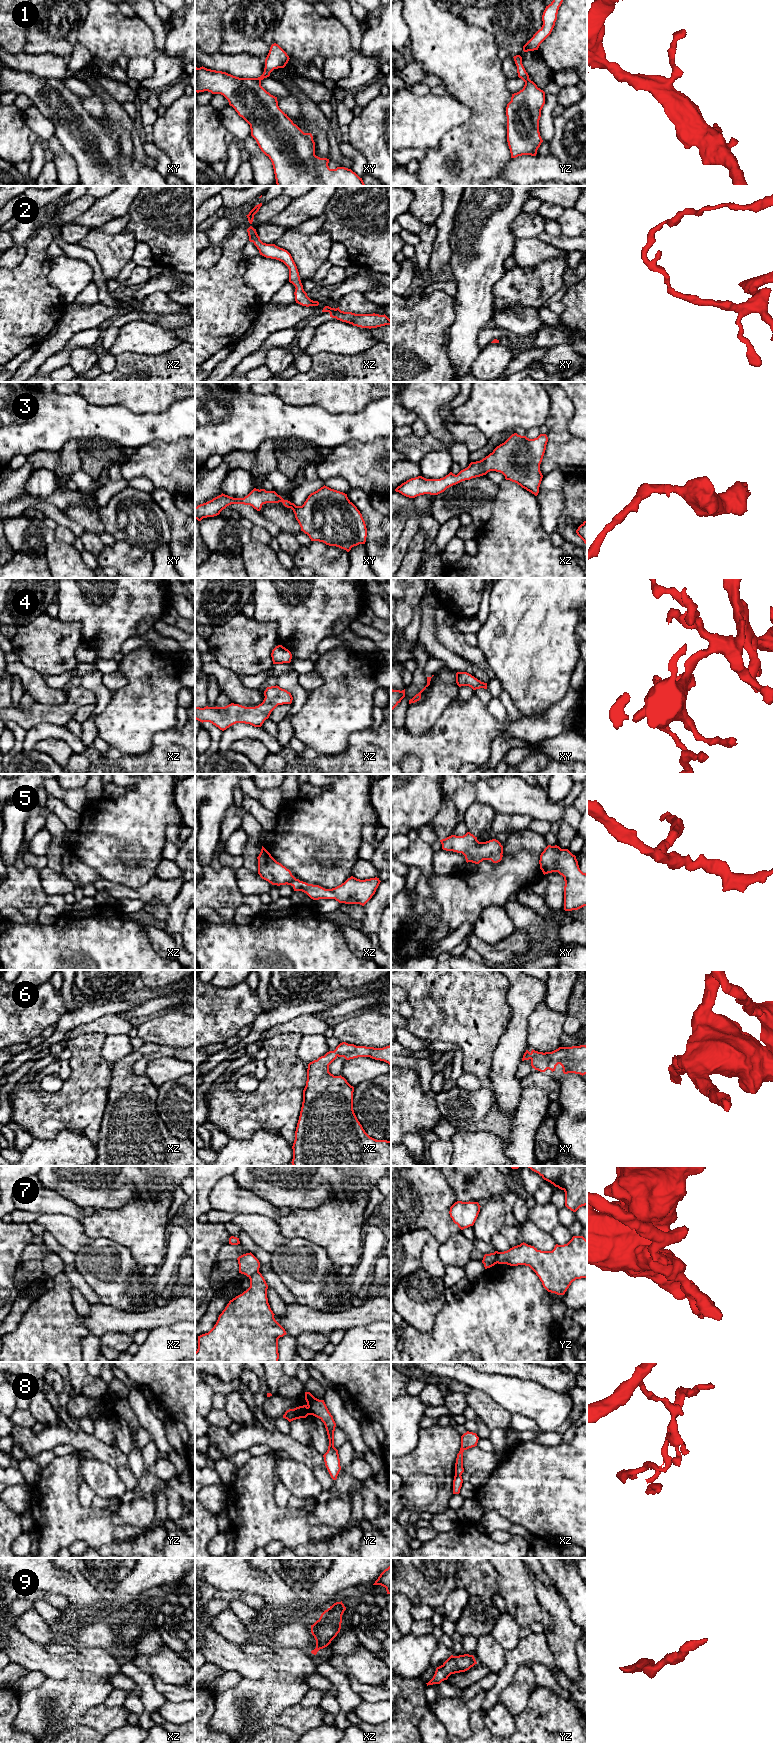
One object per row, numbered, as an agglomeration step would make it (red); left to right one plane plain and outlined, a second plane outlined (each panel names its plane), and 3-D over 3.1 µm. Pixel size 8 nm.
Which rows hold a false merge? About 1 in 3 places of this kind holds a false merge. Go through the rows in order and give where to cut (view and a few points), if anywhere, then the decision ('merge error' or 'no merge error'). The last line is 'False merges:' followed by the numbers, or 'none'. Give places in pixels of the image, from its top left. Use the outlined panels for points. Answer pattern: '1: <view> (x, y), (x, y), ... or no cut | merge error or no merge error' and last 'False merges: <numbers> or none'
1: no cut | no merge error
2: no cut | no merge error
3: no cut | no merge error
4: no cut | no merge error
5: no cut | no merge error
6: no cut | no merge error
7: yz (499, 1252), (496, 1262) | merge error
8: yz (307, 1407), (310, 1414) | merge error
9: no cut | no merge error
False merges: 7, 8

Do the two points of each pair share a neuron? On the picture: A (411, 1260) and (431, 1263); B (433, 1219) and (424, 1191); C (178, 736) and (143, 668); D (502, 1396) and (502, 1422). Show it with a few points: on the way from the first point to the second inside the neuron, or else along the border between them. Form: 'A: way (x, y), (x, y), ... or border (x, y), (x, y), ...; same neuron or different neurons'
A: border (429, 1239), (422, 1250), (420, 1268); different neurons
B: way (431, 1212), (424, 1202), (424, 1198); same neuron
C: border (174, 727), (160, 731), (152, 737); different neurons
D: border (483, 1392), (488, 1394), (511, 1414); different neurons

